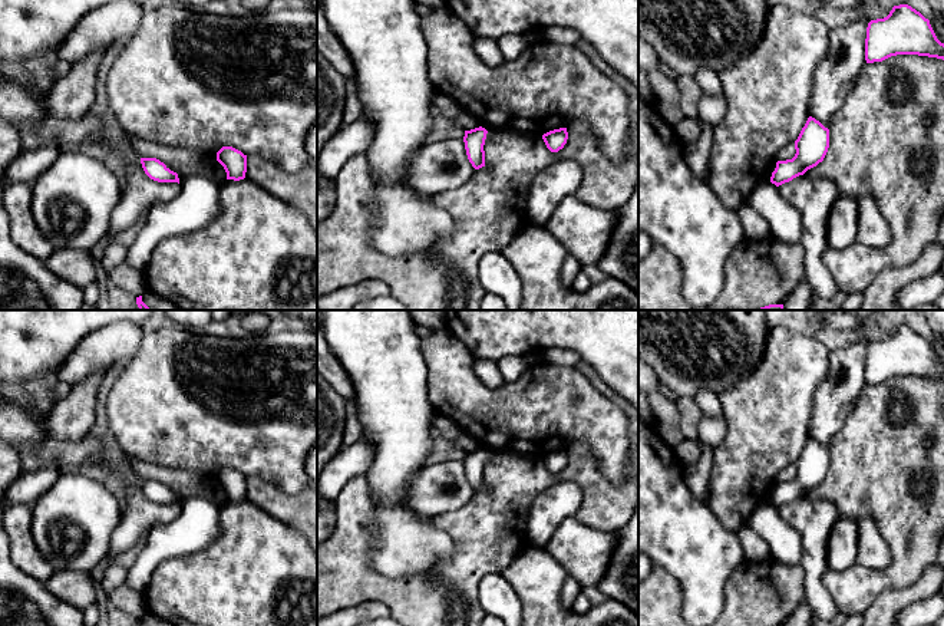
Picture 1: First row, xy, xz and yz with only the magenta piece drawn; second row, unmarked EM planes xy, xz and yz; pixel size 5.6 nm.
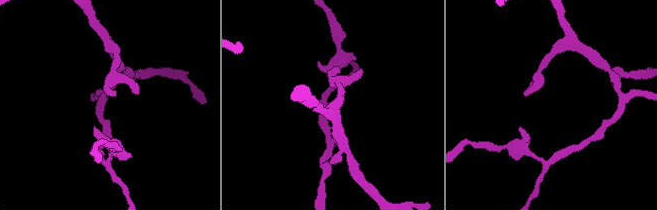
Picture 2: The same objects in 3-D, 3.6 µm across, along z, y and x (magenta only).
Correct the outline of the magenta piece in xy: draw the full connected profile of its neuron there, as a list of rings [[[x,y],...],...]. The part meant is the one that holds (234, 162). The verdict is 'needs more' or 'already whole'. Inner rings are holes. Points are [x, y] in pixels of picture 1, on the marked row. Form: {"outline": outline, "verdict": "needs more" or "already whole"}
{"outline": [[[222,146],[217,152],[217,161],[224,167],[227,179],[240,181],[245,178],[247,155],[232,146]]], "verdict": "already whole"}

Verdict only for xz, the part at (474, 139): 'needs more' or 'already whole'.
already whole

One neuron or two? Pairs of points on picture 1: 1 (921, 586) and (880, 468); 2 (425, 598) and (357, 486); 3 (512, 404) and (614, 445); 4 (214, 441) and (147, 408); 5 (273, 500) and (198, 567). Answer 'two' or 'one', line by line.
1: two
2: one
3: one
4: one
5: two

